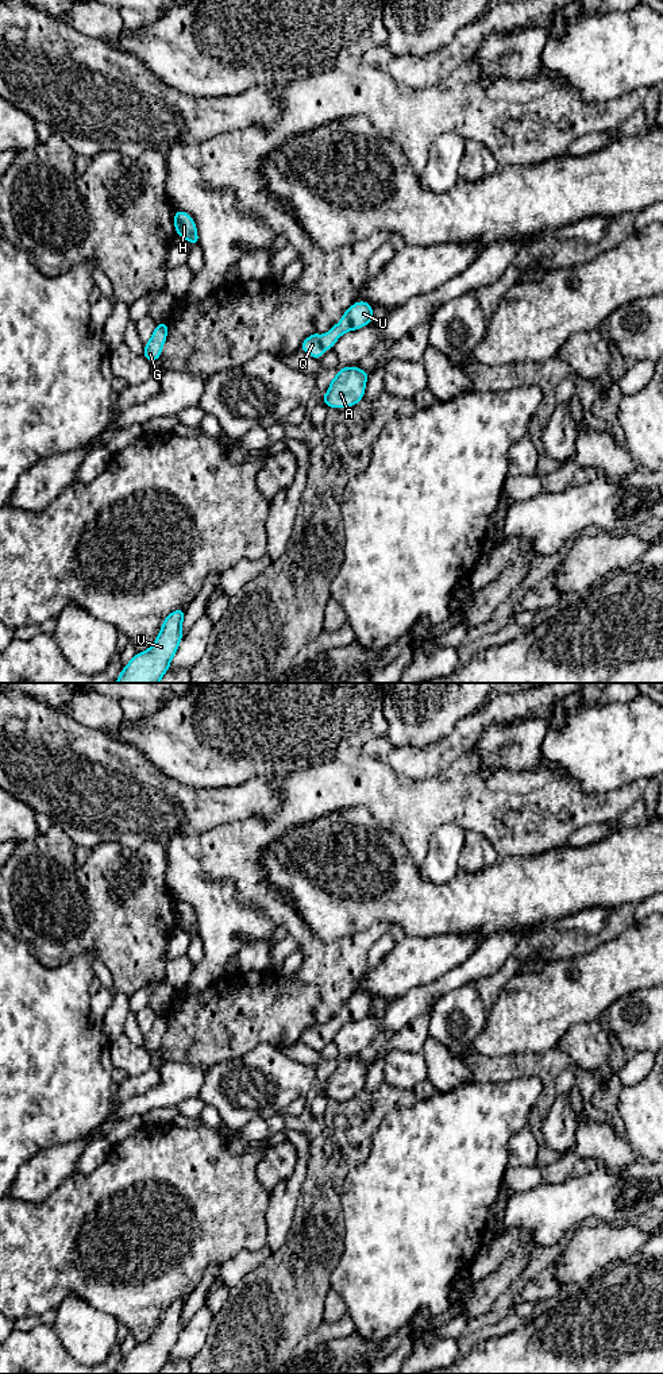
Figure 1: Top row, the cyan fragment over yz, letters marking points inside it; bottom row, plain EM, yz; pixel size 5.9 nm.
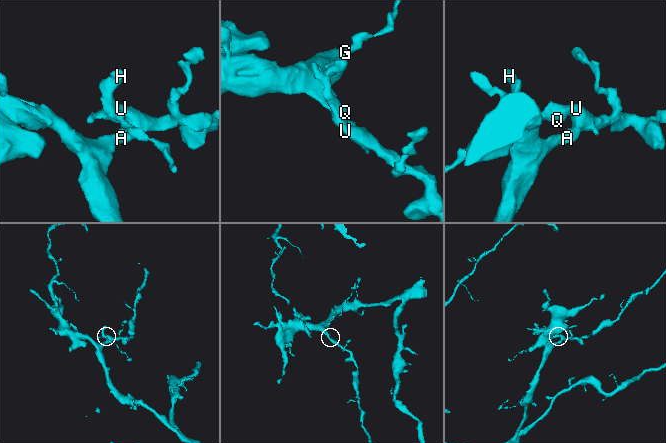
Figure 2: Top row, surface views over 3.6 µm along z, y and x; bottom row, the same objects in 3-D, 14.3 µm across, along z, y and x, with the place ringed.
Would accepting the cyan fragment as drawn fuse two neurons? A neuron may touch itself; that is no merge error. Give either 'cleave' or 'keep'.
keep

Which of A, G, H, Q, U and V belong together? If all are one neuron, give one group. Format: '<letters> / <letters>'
A G H Q U V

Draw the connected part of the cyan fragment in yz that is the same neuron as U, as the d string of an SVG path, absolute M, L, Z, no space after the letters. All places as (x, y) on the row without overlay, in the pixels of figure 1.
M366 992L352 995L324 1027L312 1024L301 1034L301 1041L315 1050L320 1050L325 1041L334 1039L336 1031L348 1022L363 1019L374 1011L373 997Z

